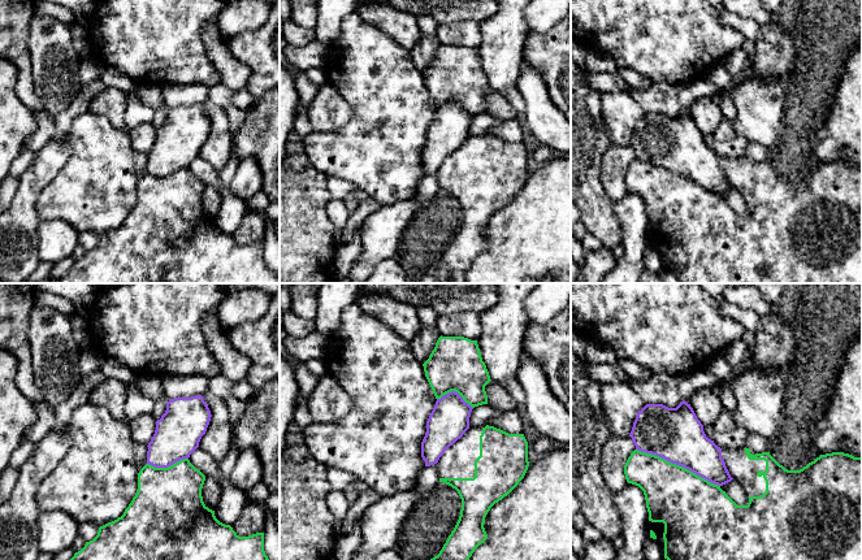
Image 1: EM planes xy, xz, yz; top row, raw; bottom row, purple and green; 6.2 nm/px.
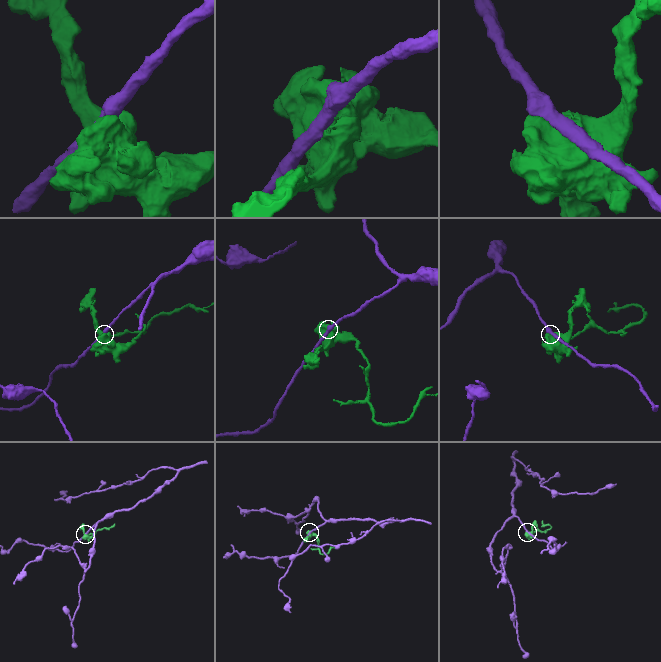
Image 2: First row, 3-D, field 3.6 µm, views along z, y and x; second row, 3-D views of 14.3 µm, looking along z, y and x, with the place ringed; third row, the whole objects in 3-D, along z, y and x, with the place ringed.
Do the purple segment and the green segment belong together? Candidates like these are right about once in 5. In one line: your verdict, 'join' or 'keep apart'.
keep apart

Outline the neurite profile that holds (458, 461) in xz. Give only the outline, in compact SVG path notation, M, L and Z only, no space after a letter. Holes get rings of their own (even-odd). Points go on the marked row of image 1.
M489 425L482 429L469 427L445 451L437 466L439 482L458 491L462 509L442 550L430 560L469 560L475 550L488 538L484 528L488 512L519 485L528 470L528 442L524 434L508 434Z

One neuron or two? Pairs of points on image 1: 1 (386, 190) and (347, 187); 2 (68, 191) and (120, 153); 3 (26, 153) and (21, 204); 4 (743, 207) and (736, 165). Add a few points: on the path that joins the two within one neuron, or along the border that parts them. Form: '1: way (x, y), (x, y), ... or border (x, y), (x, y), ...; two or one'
1: border (328, 177), (347, 179), (356, 187); two
2: way (81, 187), (107, 166); one
3: border (37, 152), (30, 165), (17, 178); two
4: border (719, 195), (737, 213), (748, 213); two

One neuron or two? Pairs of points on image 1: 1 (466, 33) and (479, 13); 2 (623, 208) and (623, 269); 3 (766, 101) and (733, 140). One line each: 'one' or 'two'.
1: two
2: one
3: two

